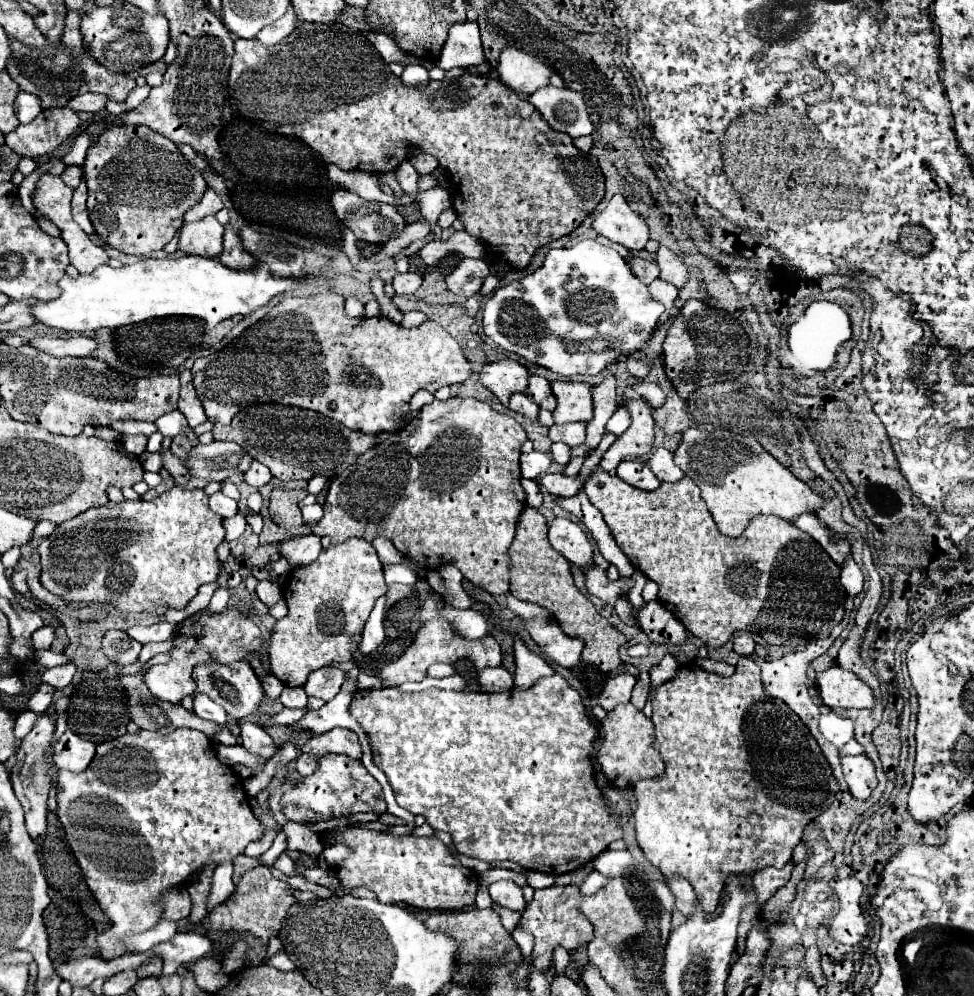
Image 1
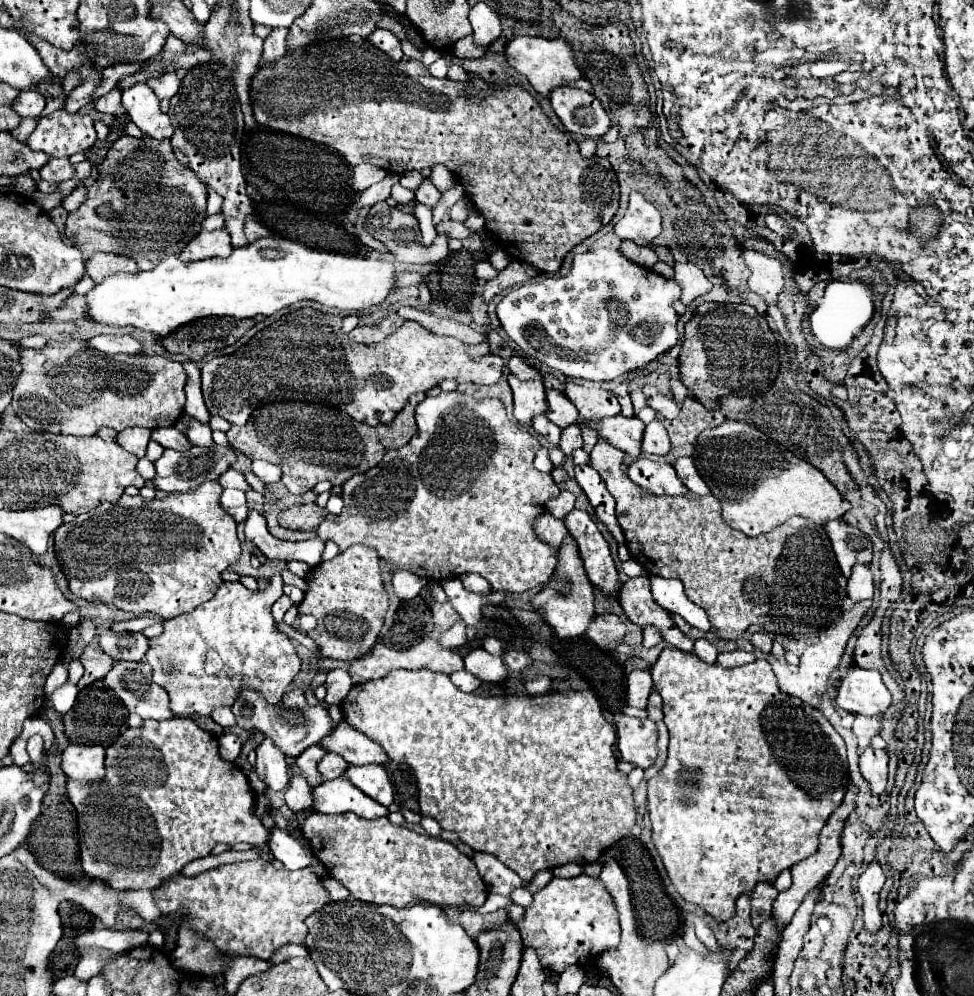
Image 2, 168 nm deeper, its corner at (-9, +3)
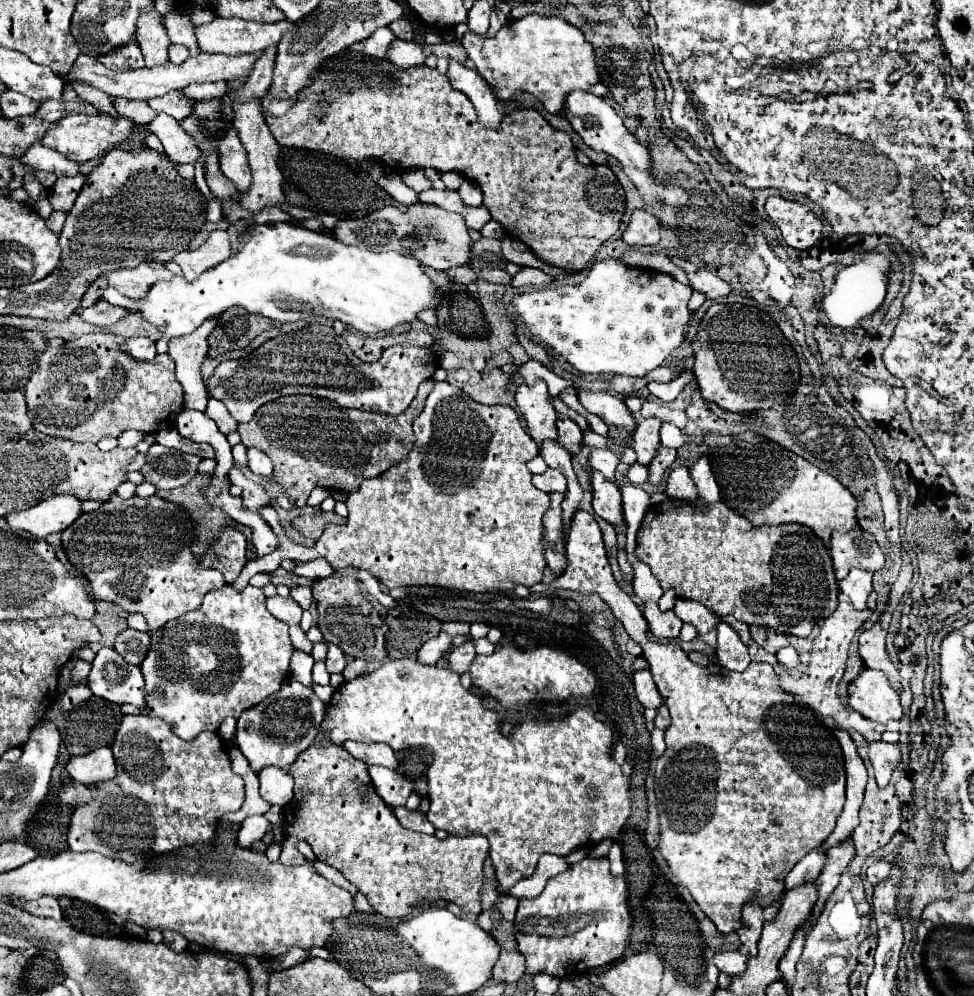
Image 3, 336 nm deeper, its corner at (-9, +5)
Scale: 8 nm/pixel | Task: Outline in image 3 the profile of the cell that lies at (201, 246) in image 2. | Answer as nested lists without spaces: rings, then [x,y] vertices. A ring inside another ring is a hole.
[[[213,231],[205,245],[195,251],[181,251],[173,257],[175,263],[181,265],[183,277],[187,281],[197,279],[197,275],[209,271],[213,265],[223,263],[231,255],[229,235],[225,231]]]

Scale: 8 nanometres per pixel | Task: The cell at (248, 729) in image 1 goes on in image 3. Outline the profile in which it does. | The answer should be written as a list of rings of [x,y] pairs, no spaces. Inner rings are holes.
[[[265,767],[259,773],[261,797],[269,805],[287,805],[293,799],[293,779],[279,767]]]

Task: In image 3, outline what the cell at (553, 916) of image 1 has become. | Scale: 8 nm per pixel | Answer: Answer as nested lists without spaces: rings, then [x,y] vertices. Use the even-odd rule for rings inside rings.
[[[585,857],[569,865],[561,875],[549,879],[541,895],[519,901],[515,915],[517,951],[525,955],[527,975],[547,973],[565,979],[617,961],[627,947],[629,933],[625,879],[611,875],[607,857]]]

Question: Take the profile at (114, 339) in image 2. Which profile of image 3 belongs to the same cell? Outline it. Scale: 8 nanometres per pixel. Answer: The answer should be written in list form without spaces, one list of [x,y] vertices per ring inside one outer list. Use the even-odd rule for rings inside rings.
[[[131,337],[131,339],[125,339],[123,351],[127,351],[131,357],[135,357],[139,361],[149,361],[149,359],[153,359],[157,355],[155,341],[147,339],[147,337]]]

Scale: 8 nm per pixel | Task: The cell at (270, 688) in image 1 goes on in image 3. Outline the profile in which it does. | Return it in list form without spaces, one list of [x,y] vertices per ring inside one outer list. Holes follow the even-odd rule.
[[[225,585],[221,589],[213,589],[205,595],[203,603],[199,609],[191,611],[191,613],[185,613],[181,615],[179,619],[173,619],[169,621],[165,627],[161,627],[159,631],[151,633],[151,649],[145,657],[145,661],[141,663],[141,671],[143,671],[143,677],[145,677],[145,709],[143,713],[149,715],[149,717],[159,717],[163,719],[165,723],[169,723],[169,727],[185,741],[193,741],[201,731],[217,731],[221,721],[225,717],[239,717],[245,709],[251,709],[255,705],[259,705],[263,699],[267,699],[271,693],[279,691],[281,683],[287,679],[287,673],[289,673],[289,659],[291,659],[291,653],[293,653],[293,645],[291,645],[291,639],[289,639],[289,633],[287,633],[287,625],[281,623],[279,619],[275,619],[267,607],[265,607],[265,595],[261,589],[257,587],[247,587],[243,591],[237,591],[233,585]]]

